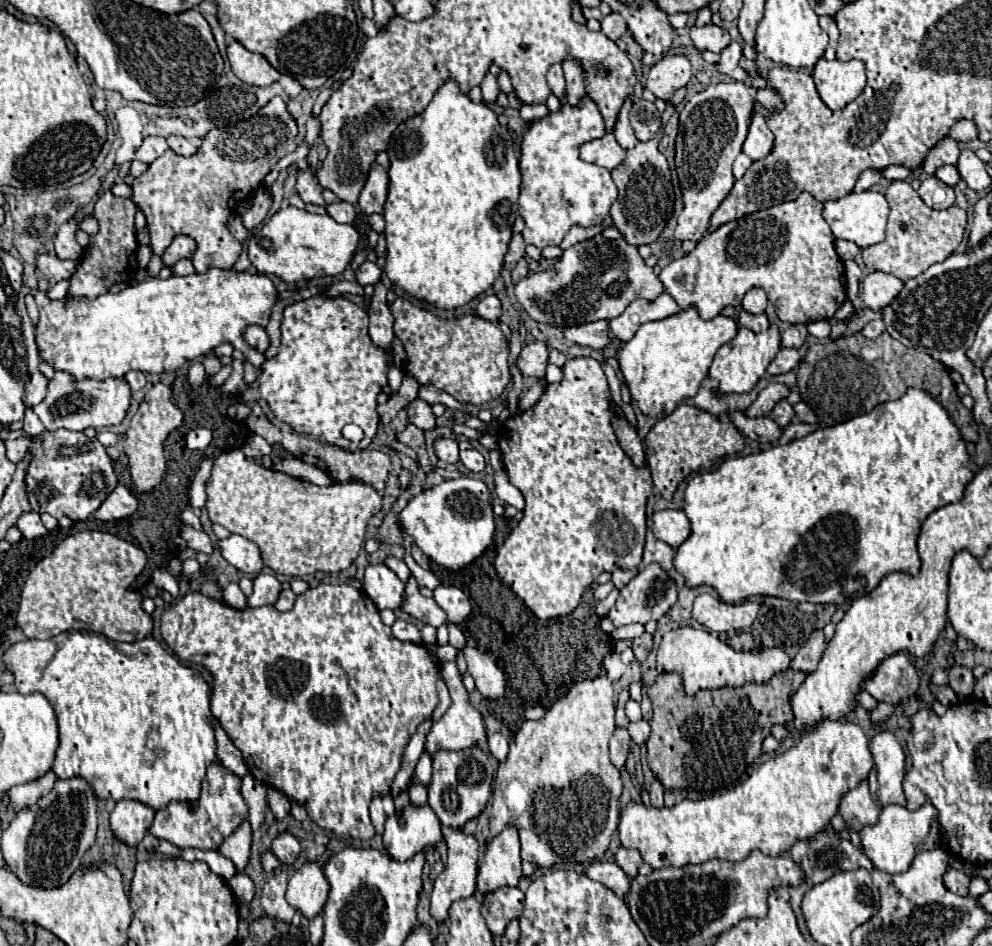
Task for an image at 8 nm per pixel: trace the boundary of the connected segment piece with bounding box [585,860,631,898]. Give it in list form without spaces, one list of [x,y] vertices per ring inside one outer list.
[[[597,860],[589,866],[589,870],[585,874],[591,880],[597,880],[597,882],[605,884],[607,888],[611,888],[619,898],[623,898],[629,892],[631,878],[627,878],[627,874],[615,862],[599,862]]]

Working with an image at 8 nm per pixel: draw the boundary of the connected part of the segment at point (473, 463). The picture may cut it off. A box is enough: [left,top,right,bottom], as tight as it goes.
[461,448,485,472]

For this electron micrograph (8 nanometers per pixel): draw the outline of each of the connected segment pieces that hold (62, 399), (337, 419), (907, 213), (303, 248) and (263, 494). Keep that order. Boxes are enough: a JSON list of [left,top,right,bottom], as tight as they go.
[[31,370,131,430],[245,294,393,452],[863,182,967,280],[249,206,359,284],[207,448,381,576]]

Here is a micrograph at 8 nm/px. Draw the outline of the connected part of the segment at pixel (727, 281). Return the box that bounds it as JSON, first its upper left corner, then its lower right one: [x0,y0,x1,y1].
[659,192,847,324]

